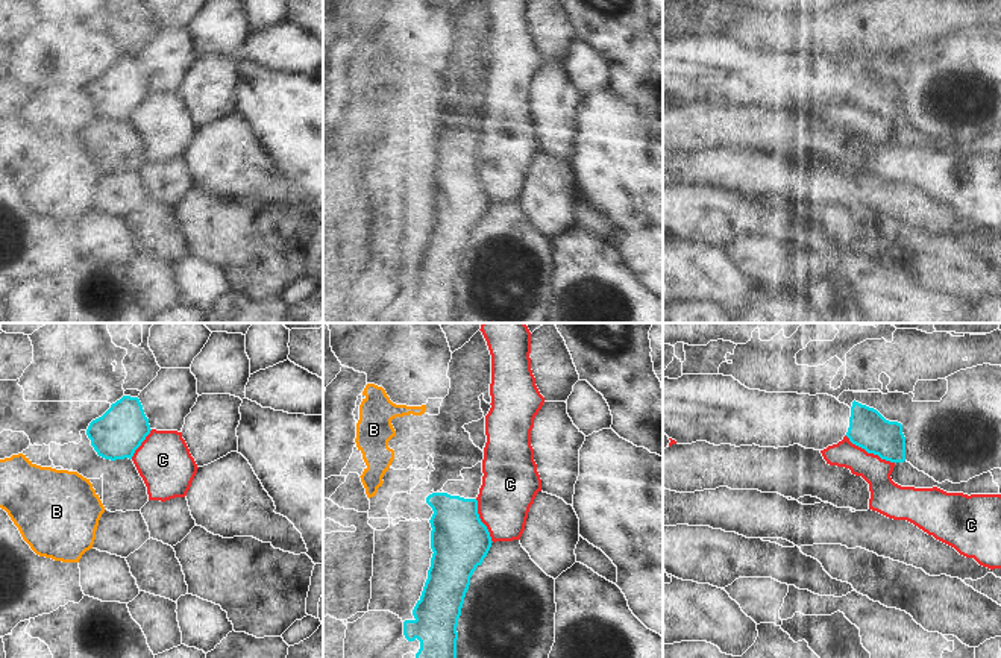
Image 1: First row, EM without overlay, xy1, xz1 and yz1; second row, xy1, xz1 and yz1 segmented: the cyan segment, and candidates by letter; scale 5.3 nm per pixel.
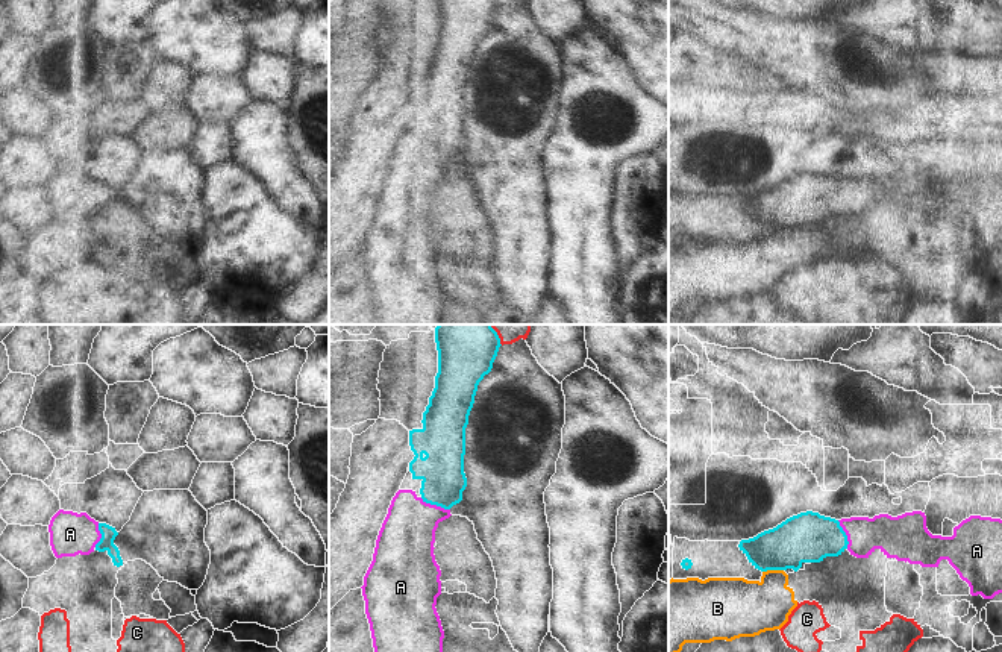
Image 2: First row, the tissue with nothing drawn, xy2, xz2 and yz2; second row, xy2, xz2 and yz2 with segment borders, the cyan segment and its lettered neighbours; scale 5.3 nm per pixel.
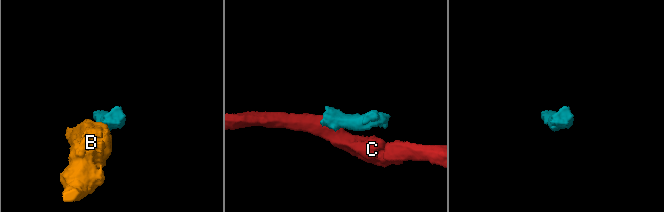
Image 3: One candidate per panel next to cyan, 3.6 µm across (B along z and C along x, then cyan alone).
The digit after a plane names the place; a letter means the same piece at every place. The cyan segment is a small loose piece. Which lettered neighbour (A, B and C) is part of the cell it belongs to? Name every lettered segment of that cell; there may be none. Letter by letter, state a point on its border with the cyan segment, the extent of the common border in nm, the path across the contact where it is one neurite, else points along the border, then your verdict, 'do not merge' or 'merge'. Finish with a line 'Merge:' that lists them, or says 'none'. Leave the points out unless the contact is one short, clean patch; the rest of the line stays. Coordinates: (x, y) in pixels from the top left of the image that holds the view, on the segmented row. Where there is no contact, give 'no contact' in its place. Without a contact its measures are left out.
A: xz2 (435, 504) | 170 nm | across xz2 (441, 470), (441, 488), (435, 504), (410, 529), (407, 537) | merge
B: yz2 (772, 569) | 110 nm | along yz2 (782, 569), (767, 569), (763, 572) | do not merge
C: yz1 (871, 452) | 300 nm | along yz1 (845, 435), (868, 452), (895, 463) | do not merge
Merge: A

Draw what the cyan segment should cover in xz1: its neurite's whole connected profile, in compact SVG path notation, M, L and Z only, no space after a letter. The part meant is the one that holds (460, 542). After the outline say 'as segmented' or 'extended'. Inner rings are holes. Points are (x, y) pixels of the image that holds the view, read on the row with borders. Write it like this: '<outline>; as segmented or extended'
M482 462L463 468L461 476L463 481L447 481L441 493L426 497L434 511L434 553L414 619L403 622L405 638L420 641L416 658L457 658L457 626L470 578L493 543L478 514Z; extended

